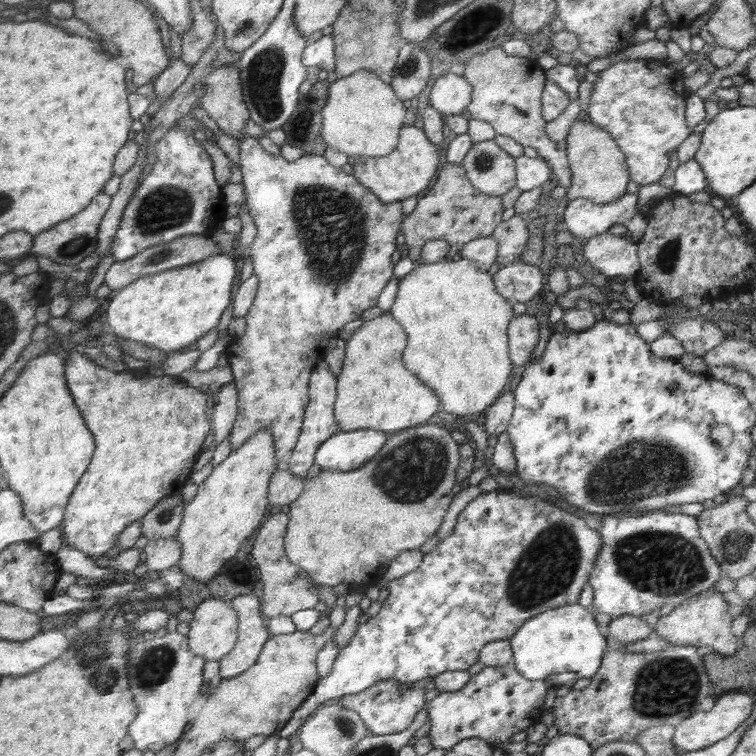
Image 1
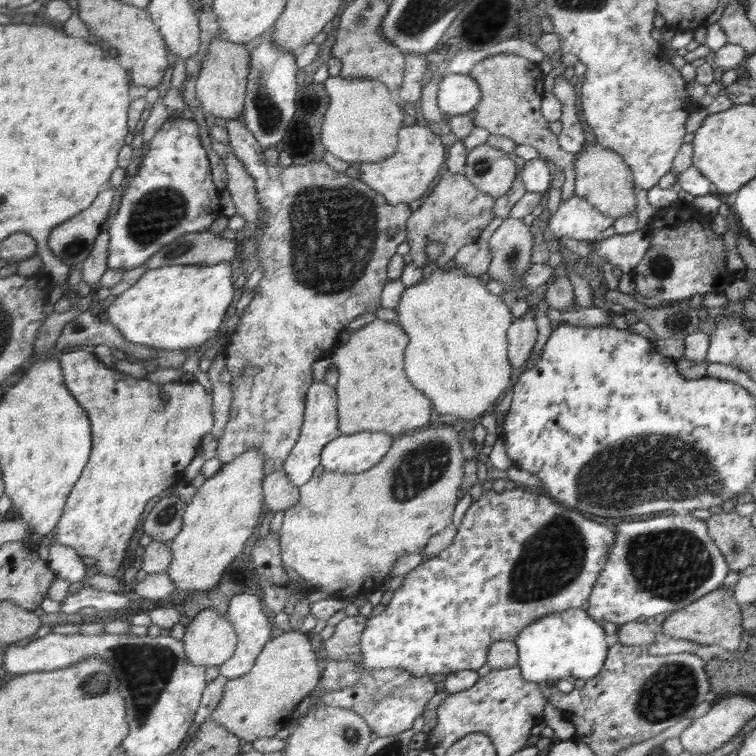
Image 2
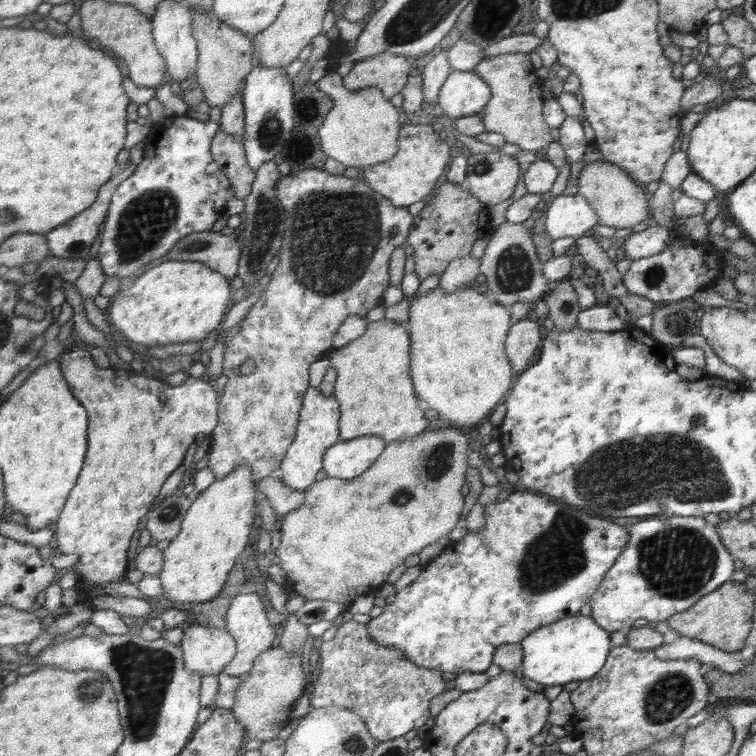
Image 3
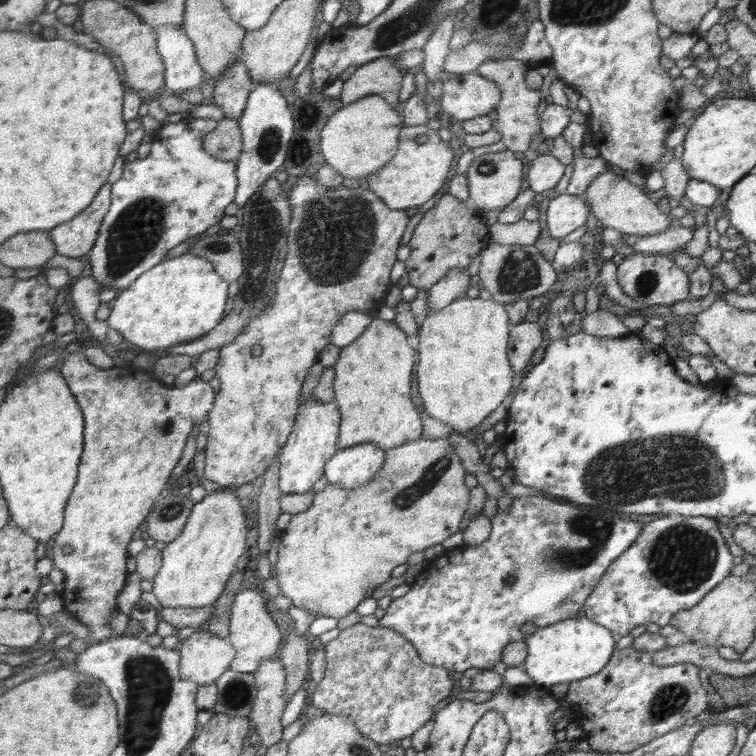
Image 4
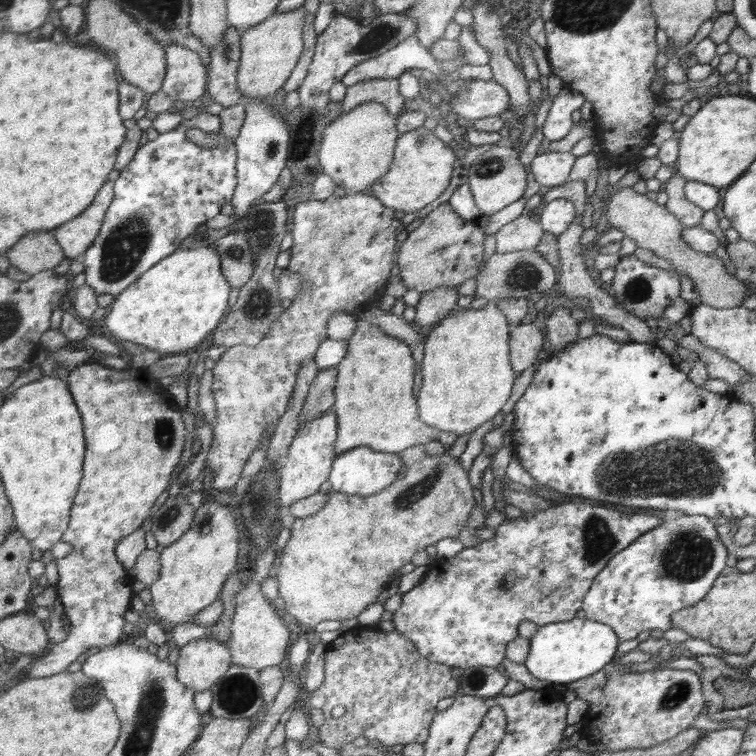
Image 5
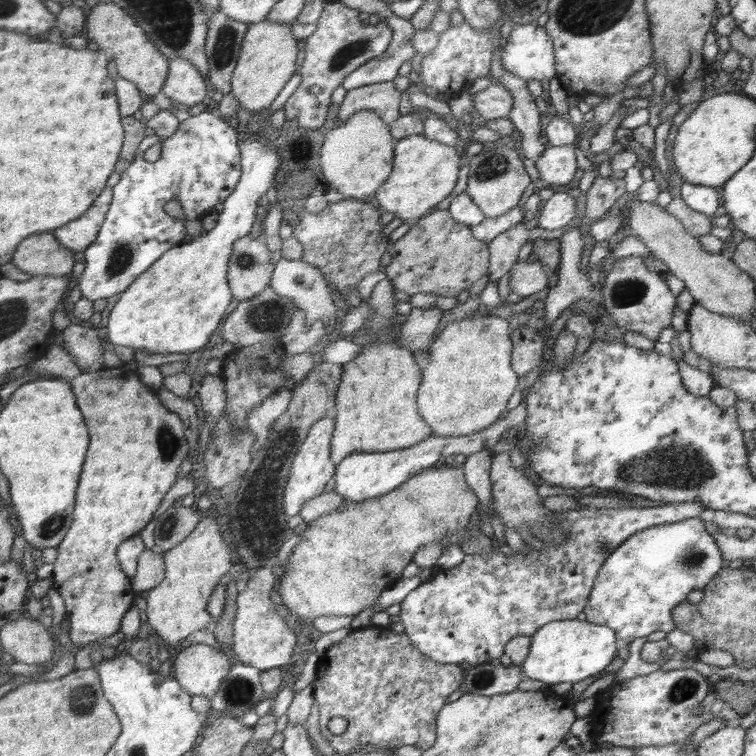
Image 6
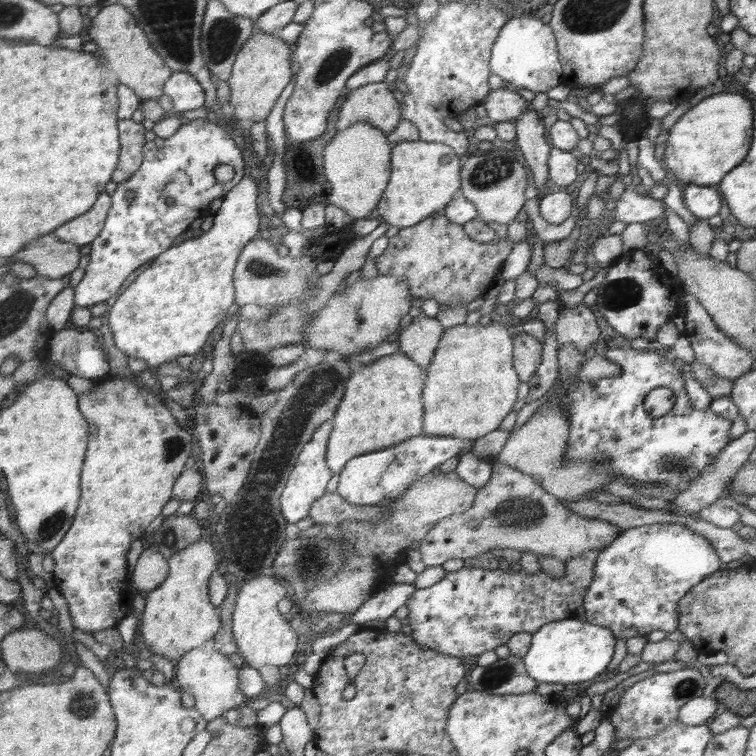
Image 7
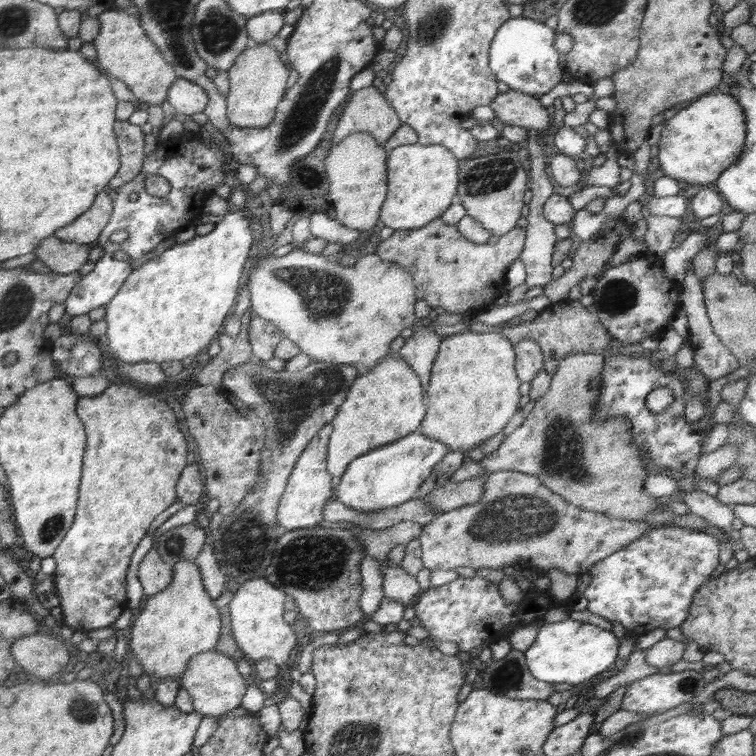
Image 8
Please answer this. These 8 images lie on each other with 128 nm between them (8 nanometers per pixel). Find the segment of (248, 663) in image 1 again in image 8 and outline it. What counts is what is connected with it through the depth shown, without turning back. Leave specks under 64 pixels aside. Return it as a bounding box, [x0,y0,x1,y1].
[228,577,296,665]

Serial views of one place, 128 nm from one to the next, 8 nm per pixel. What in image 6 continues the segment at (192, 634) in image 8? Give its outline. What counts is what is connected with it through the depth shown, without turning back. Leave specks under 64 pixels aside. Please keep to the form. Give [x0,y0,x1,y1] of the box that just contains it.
[147,515,231,648]

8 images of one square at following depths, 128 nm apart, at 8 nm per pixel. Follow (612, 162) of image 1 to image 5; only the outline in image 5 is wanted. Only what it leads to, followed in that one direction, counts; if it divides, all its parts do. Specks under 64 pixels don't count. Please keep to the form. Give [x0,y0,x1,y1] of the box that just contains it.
[603,187,748,309]

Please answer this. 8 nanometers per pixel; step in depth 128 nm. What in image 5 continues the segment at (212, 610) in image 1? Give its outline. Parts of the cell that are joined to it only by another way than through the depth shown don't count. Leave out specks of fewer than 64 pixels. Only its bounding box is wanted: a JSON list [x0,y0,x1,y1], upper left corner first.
[179,639,230,691]

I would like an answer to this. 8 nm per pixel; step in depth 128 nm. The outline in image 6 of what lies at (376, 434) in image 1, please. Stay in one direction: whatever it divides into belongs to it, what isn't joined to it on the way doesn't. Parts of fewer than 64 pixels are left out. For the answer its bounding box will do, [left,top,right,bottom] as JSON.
[334,404,526,502]

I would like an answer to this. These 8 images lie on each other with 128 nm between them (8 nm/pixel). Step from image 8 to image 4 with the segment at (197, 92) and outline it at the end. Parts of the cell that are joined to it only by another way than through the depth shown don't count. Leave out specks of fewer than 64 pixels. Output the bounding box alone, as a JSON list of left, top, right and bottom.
[157,25,205,92]

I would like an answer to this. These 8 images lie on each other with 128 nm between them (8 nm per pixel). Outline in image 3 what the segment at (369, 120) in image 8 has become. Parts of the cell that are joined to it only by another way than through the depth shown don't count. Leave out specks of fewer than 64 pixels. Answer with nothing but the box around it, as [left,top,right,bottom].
[344,52,411,98]

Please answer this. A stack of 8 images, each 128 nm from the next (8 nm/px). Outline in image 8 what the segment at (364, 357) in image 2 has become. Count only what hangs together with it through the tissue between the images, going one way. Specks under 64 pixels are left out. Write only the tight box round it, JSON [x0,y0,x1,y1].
[328,356,428,477]

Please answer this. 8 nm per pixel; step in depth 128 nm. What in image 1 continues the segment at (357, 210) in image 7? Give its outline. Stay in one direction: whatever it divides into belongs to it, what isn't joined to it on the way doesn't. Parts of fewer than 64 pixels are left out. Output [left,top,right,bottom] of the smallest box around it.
[322,71,404,157]

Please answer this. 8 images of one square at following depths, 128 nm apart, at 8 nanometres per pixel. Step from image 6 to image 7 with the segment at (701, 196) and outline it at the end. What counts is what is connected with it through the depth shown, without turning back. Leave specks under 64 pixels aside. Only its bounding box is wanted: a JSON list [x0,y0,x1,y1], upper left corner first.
[683,184,722,219]

